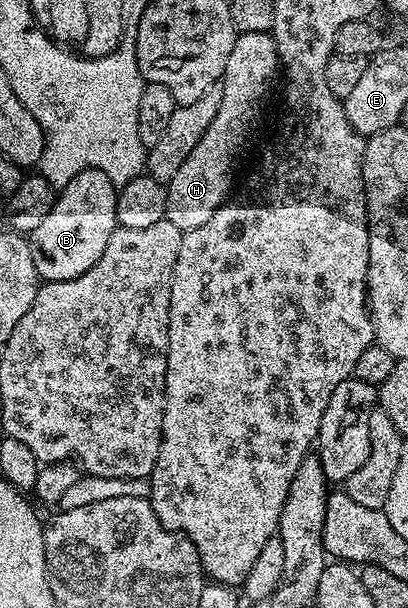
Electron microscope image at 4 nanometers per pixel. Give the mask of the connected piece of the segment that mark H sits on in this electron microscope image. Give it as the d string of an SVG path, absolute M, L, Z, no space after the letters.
M240 33L238 35L222 74L219 112L216 113L215 120L208 126L207 132L200 138L199 144L192 150L191 156L183 162L179 172L167 184L168 204L165 218L166 221L179 227L182 232L194 230L209 222L211 216L228 199L227 194L231 186L231 180L227 177L227 174L237 152L237 146L242 142L245 132L252 126L257 108L265 96L272 74L275 68L278 69L278 66L277 46L274 44L270 33Z

